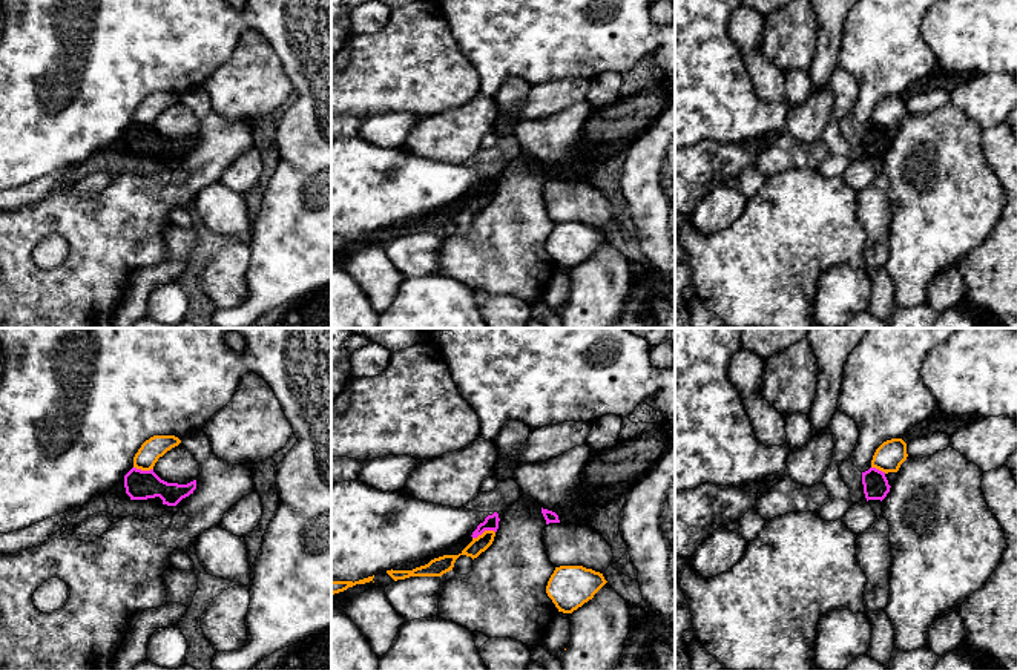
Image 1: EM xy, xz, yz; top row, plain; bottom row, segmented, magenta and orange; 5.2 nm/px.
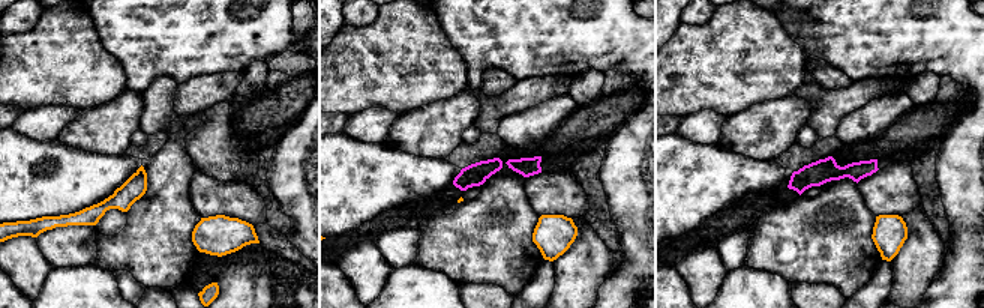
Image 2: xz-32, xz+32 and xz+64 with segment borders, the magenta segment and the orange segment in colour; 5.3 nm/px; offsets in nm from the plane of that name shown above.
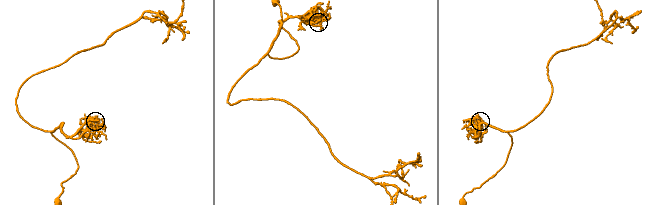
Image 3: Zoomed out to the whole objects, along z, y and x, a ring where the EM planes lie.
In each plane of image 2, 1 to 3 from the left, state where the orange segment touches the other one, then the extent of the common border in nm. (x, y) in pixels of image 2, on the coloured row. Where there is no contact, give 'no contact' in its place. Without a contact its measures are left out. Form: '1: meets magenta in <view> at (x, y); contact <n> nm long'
1: no contact
2: no contact
3: no contact

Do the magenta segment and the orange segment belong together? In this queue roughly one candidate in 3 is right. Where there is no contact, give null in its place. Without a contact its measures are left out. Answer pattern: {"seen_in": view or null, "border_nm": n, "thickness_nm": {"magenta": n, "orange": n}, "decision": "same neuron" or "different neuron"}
{"seen_in": "xz", "border_nm": 130, "thickness_nm": {"magenta": 80, "orange": 90}, "decision": "different neuron"}

